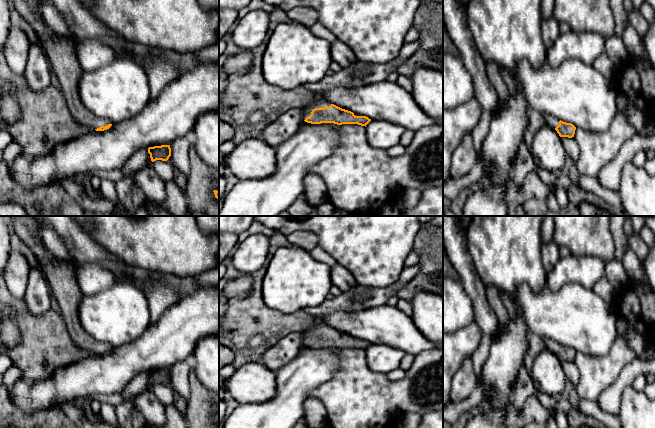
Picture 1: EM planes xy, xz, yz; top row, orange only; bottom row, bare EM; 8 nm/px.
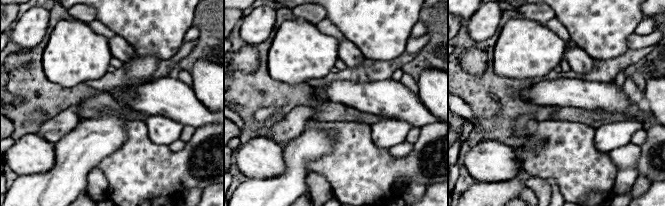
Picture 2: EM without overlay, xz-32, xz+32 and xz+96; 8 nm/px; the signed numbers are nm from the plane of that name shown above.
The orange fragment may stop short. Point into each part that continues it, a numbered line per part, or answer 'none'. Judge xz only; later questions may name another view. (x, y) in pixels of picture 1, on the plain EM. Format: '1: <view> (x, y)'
1: xz (317, 327)

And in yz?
1: yz (551, 344)

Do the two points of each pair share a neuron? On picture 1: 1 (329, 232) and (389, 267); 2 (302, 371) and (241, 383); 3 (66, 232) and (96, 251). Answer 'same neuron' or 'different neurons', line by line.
1: same neuron
2: different neurons
3: same neuron

